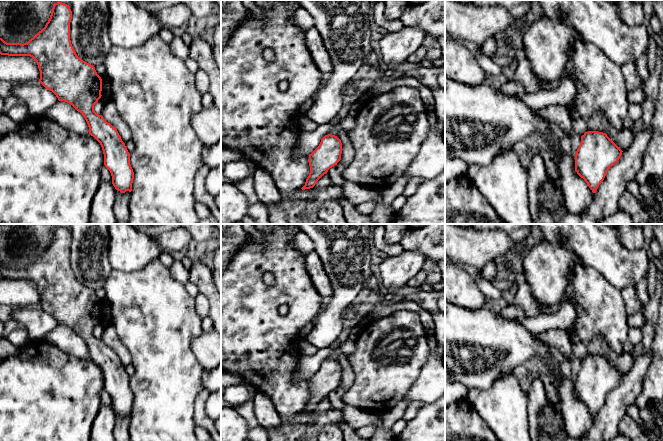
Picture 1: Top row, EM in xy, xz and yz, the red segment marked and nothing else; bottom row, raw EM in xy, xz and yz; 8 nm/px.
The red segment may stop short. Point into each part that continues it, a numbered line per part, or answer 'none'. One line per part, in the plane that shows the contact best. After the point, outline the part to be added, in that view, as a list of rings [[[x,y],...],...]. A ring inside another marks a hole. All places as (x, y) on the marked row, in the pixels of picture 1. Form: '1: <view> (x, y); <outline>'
none

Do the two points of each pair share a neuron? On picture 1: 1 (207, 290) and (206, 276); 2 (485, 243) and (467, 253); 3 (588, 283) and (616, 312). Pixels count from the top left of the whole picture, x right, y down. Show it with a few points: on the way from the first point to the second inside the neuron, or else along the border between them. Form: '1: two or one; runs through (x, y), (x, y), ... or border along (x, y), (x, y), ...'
1: one; runs through (206, 287), (206, 279)
2: one; runs through (481, 247), (471, 249)
3: one; runs through (594, 290), (609, 305)

